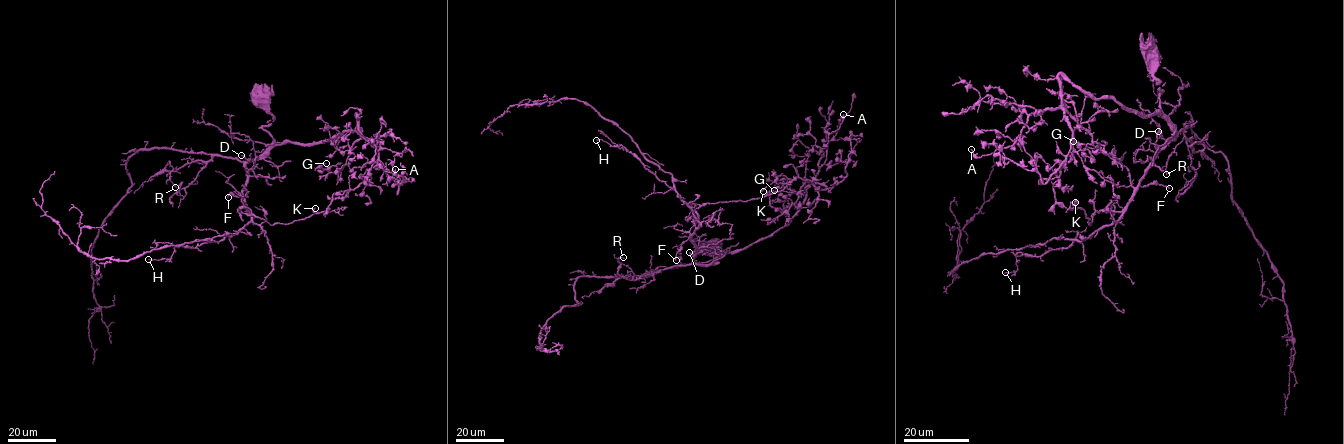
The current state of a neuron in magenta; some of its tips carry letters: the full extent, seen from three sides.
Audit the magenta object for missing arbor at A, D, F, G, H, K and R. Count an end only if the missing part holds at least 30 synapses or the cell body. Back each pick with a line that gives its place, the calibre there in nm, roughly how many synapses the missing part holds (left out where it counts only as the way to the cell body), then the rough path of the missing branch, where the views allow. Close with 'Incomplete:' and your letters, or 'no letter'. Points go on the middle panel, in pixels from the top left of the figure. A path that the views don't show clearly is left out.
Incomplete: no letter

